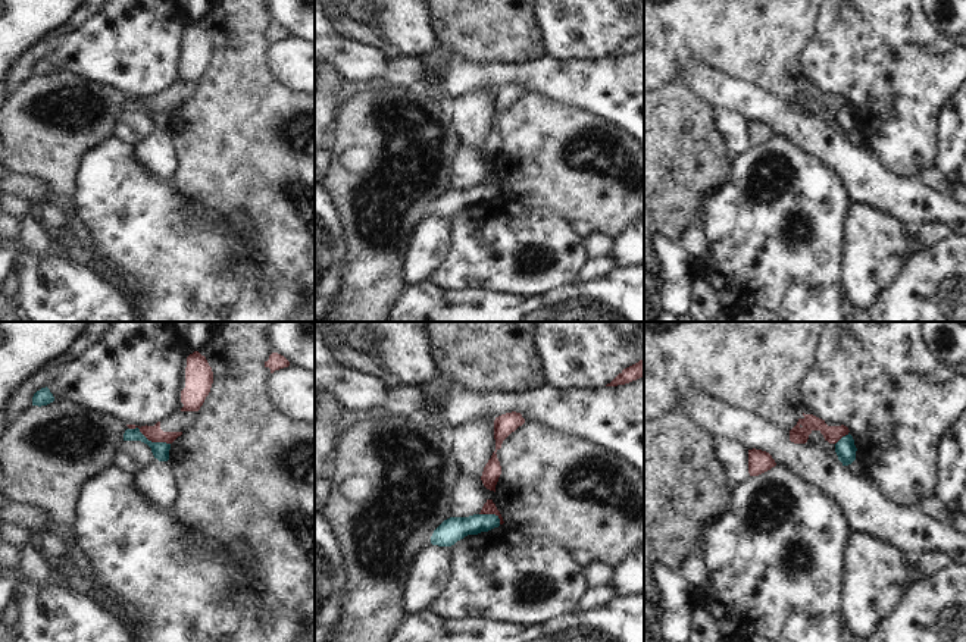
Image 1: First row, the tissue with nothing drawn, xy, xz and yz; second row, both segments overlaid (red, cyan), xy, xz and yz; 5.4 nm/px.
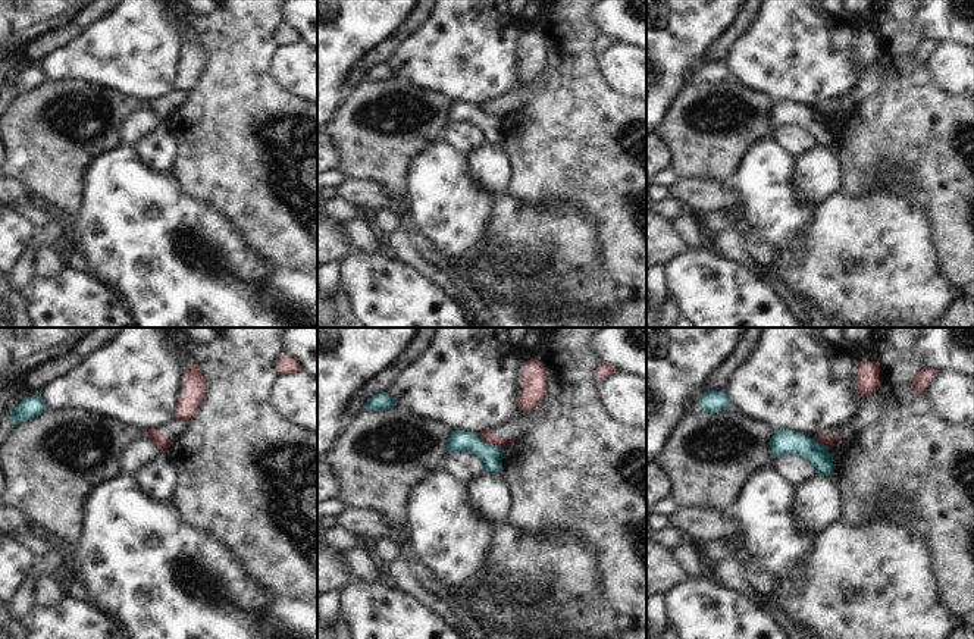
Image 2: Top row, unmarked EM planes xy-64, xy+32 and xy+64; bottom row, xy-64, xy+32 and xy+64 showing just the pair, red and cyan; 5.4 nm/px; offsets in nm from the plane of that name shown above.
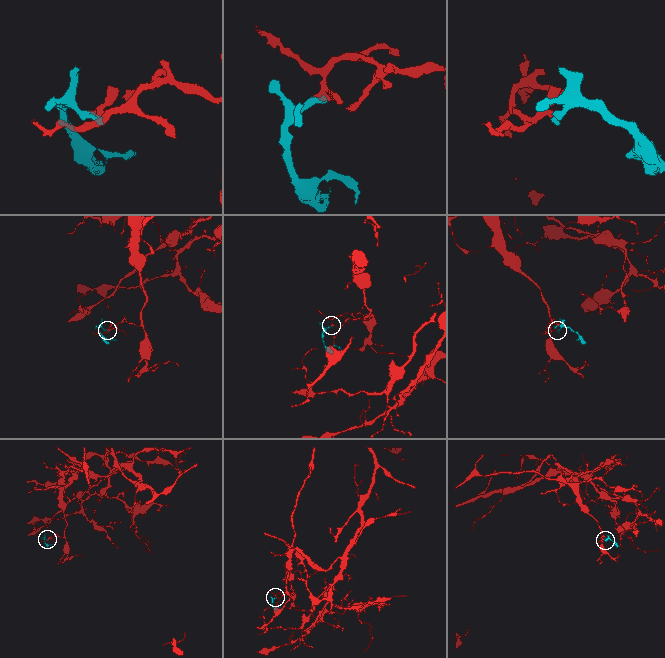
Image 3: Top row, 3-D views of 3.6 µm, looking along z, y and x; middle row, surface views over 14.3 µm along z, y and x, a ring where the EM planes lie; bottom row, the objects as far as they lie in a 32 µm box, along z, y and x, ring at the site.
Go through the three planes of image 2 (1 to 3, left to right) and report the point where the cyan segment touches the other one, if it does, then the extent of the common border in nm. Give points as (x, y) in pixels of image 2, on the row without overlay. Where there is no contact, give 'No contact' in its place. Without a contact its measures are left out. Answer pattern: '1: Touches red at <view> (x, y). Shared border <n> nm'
1: No contact
2: Touches red at xy+32 (491, 115). Shared border 180 nm
3: Touches red at xy+64 (821, 113). Shared border 100 nm.

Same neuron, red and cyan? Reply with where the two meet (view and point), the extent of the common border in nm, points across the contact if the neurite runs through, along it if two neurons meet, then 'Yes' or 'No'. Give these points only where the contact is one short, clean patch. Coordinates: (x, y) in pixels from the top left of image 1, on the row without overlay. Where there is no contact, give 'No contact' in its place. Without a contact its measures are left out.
Touches red at xy (150, 110). Shared border 240 nm. Boundary: xy (130, 99), (137, 99), (152, 112), (169, 115). No.

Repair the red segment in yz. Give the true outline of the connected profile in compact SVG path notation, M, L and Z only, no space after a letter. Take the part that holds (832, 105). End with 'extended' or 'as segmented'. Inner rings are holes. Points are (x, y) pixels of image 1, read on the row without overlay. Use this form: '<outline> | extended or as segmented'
M804 85L803 90L798 90L797 95L790 101L790 112L794 115L806 115L809 110L809 106L813 101L819 101L825 112L829 115L837 115L842 107L848 106L848 98L841 97L828 97L825 91L813 87L813 85Z | as segmented

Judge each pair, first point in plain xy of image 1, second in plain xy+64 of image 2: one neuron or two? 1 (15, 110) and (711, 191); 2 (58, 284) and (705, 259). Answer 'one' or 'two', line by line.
1: two
2: one

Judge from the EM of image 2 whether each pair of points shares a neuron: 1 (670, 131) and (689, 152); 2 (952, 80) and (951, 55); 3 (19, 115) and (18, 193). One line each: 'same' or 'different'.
1: same
2: same
3: different

